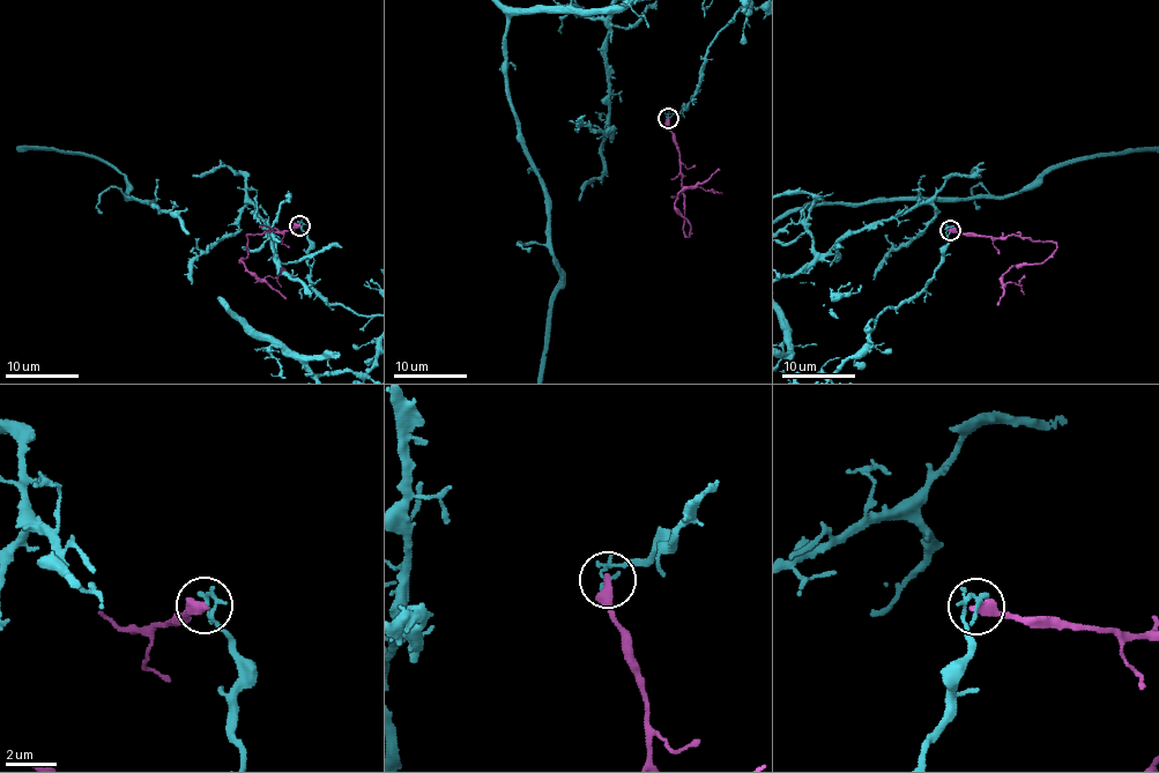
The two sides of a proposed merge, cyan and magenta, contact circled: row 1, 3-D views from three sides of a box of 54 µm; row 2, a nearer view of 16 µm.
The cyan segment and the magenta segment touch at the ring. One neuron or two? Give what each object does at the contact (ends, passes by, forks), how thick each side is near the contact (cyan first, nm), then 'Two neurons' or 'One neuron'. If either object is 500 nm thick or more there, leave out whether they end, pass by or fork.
At the ring cyan ends. At the ring magenta ends. Thickness 200 nm (cyan) against 400 nm. Two neurons

